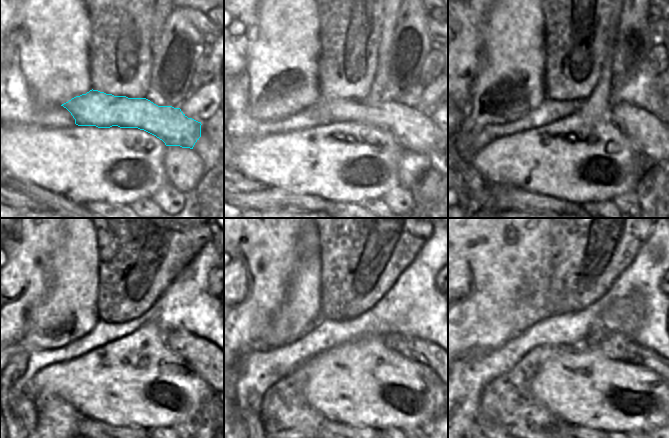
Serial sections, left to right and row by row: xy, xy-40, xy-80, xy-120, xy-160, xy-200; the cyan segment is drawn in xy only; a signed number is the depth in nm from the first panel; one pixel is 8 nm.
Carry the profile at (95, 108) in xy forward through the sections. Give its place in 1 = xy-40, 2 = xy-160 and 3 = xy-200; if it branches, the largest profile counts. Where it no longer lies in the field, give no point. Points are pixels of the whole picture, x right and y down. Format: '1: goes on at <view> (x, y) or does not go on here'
1: goes on at xy-40 (319, 108)
2: goes on at xy-160 (424, 352)
3: goes on at xy-200 (647, 357)

